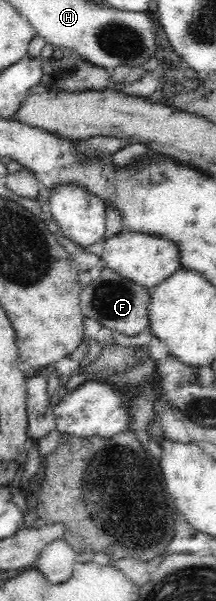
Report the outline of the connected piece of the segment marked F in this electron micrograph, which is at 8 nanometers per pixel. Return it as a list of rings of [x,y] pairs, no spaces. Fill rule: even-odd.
[[[103,268],[99,278],[91,285],[83,287],[80,293],[80,306],[84,317],[98,321],[102,327],[113,333],[125,336],[136,336],[149,328],[148,307],[150,304],[149,291],[109,268]]]

